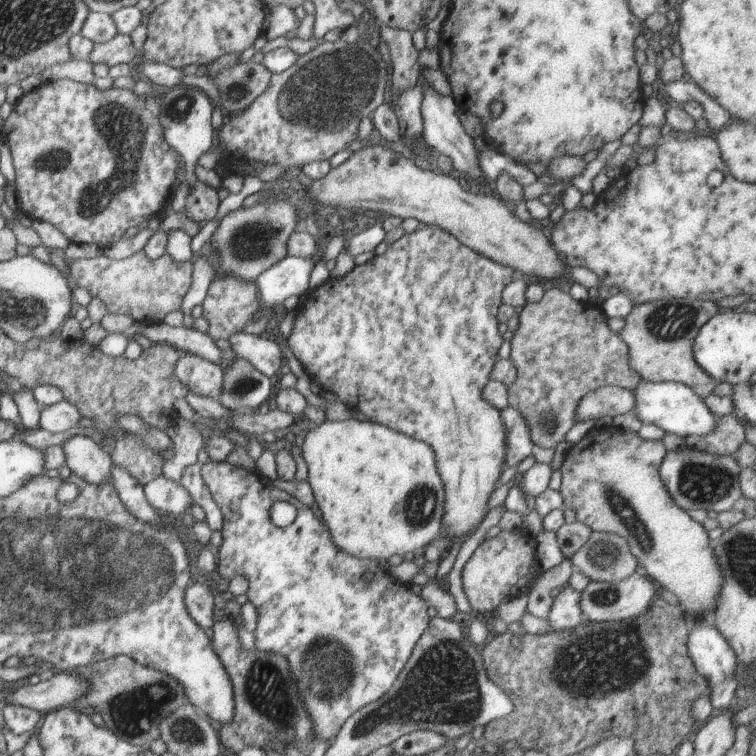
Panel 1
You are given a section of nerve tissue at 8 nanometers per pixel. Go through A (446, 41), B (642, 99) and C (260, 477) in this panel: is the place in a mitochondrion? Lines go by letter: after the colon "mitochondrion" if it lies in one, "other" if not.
A: other
B: other
C: other

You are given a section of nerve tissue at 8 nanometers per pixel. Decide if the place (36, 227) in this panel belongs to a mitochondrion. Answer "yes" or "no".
no

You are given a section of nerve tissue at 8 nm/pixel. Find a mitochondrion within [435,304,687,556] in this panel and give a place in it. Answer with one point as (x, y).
(627, 514)

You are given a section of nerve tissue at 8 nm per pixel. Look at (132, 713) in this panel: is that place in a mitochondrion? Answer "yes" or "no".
yes

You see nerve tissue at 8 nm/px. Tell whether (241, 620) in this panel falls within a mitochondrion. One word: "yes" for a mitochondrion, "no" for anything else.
no

